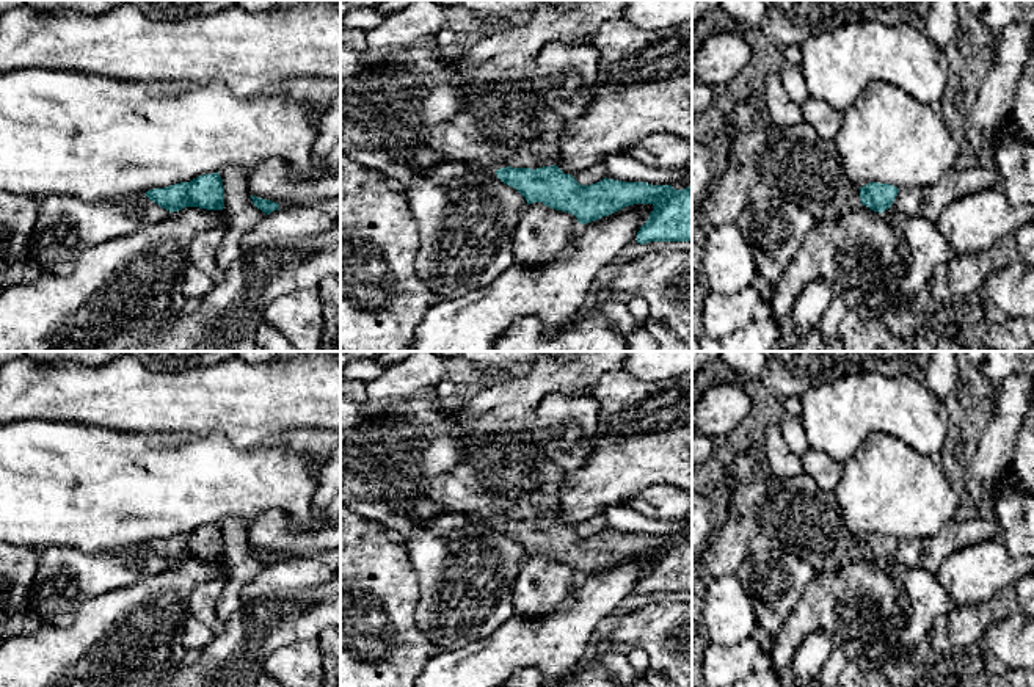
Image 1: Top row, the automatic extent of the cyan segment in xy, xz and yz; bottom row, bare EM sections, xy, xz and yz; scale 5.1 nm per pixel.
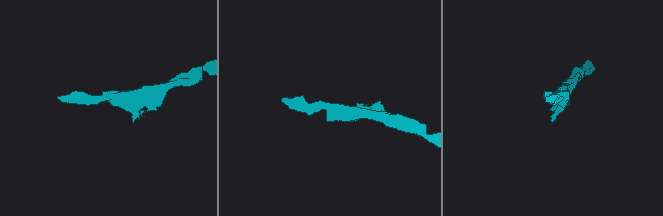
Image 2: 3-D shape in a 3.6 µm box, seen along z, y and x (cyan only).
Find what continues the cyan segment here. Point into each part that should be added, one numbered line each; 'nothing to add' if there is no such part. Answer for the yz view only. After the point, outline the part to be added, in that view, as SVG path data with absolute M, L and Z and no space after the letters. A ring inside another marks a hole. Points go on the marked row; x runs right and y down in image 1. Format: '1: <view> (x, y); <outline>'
1: yz (794, 162); M811 124L775 125L741 133L730 146L725 171L698 209L715 229L734 223L753 201L781 196L810 212L816 221L833 221L847 210L861 207L857 188L843 168L835 140L821 136Z

